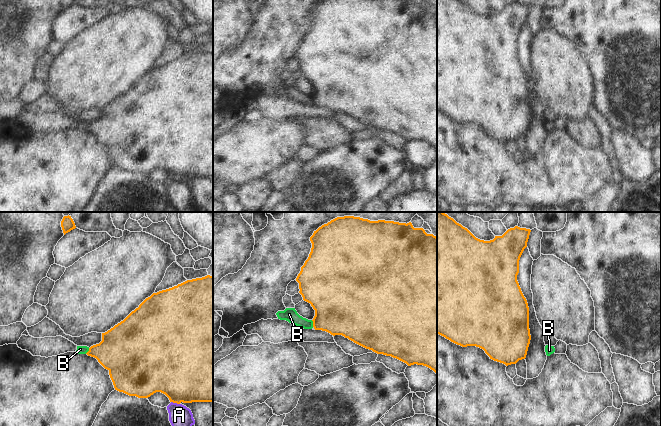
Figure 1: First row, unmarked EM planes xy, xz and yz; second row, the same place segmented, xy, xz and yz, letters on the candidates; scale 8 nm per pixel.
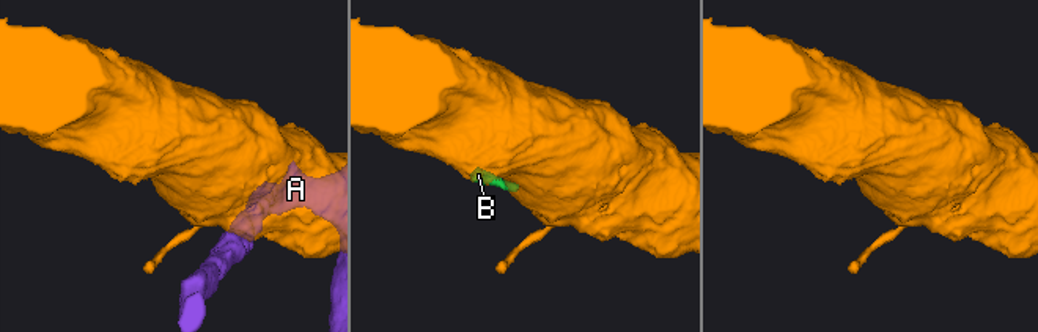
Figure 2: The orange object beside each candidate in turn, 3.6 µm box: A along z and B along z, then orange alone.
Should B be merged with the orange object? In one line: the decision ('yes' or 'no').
yes

